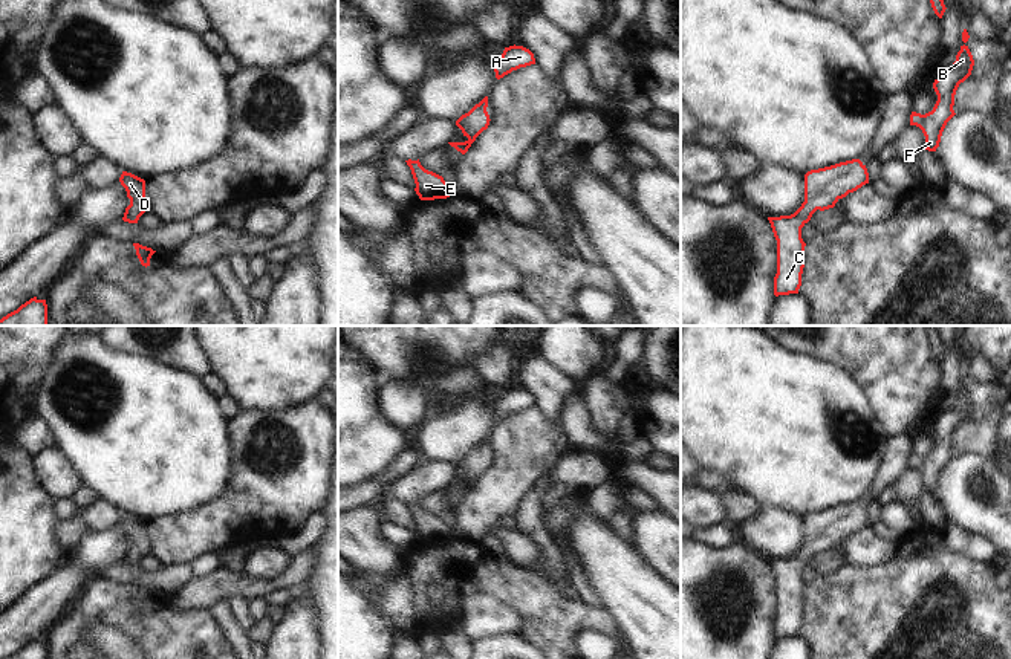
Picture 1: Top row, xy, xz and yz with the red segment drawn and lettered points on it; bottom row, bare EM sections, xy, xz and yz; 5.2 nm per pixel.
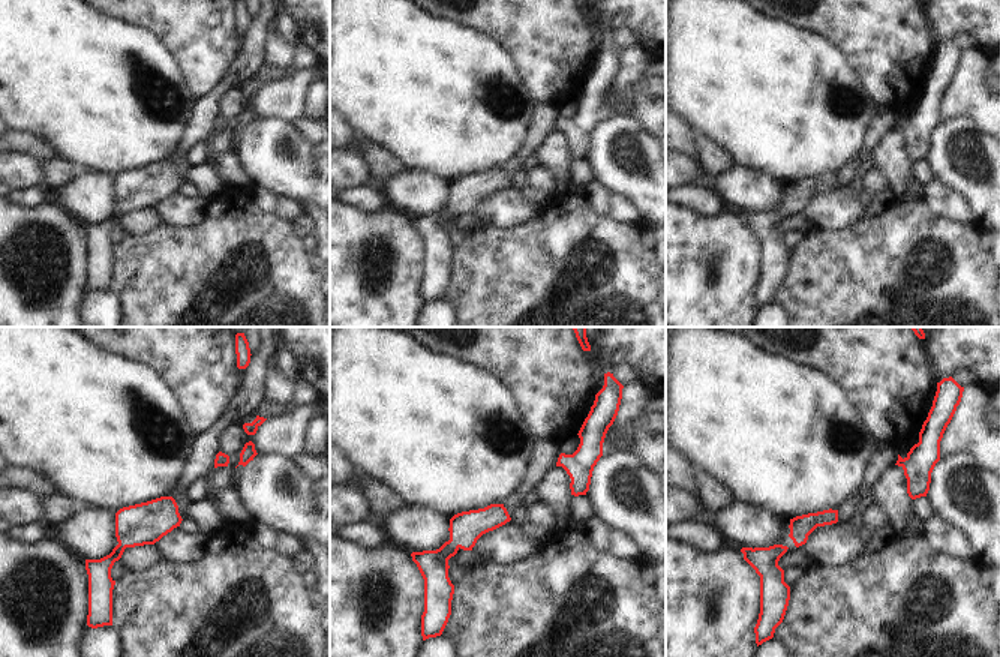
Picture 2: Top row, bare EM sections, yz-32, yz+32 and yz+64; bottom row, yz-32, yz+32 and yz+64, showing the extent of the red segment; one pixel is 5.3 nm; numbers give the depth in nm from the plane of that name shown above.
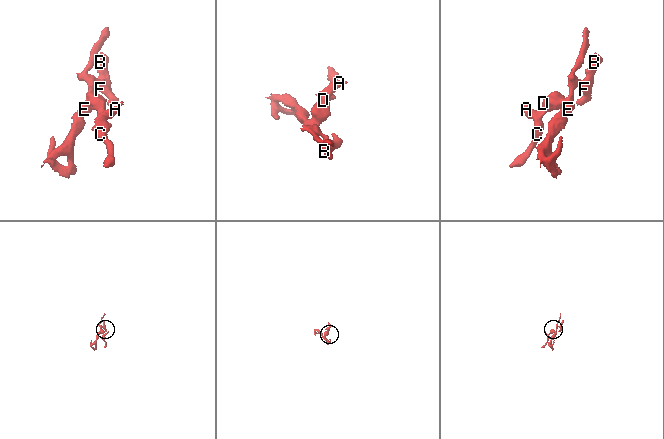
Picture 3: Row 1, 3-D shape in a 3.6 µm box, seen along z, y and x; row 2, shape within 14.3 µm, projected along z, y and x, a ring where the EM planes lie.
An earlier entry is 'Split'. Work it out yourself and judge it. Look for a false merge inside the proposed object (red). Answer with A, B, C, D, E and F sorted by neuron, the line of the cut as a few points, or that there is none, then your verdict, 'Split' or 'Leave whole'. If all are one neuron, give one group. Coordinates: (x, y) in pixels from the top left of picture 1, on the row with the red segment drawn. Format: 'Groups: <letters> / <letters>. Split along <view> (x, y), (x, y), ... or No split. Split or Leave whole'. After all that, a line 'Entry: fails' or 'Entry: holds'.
Groups: A B C D E F. No split. Leave whole.
Entry: fails

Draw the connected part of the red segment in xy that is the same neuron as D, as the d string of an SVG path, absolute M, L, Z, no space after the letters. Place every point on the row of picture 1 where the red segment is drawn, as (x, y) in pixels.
M122 171L119 182L125 188L127 197L130 199L130 205L125 208L122 220L138 223L139 217L147 209L144 205L145 180L132 173Z

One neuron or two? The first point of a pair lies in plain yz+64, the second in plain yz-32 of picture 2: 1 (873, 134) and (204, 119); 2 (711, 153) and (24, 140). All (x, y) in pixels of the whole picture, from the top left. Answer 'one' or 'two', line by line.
1: one
2: two

